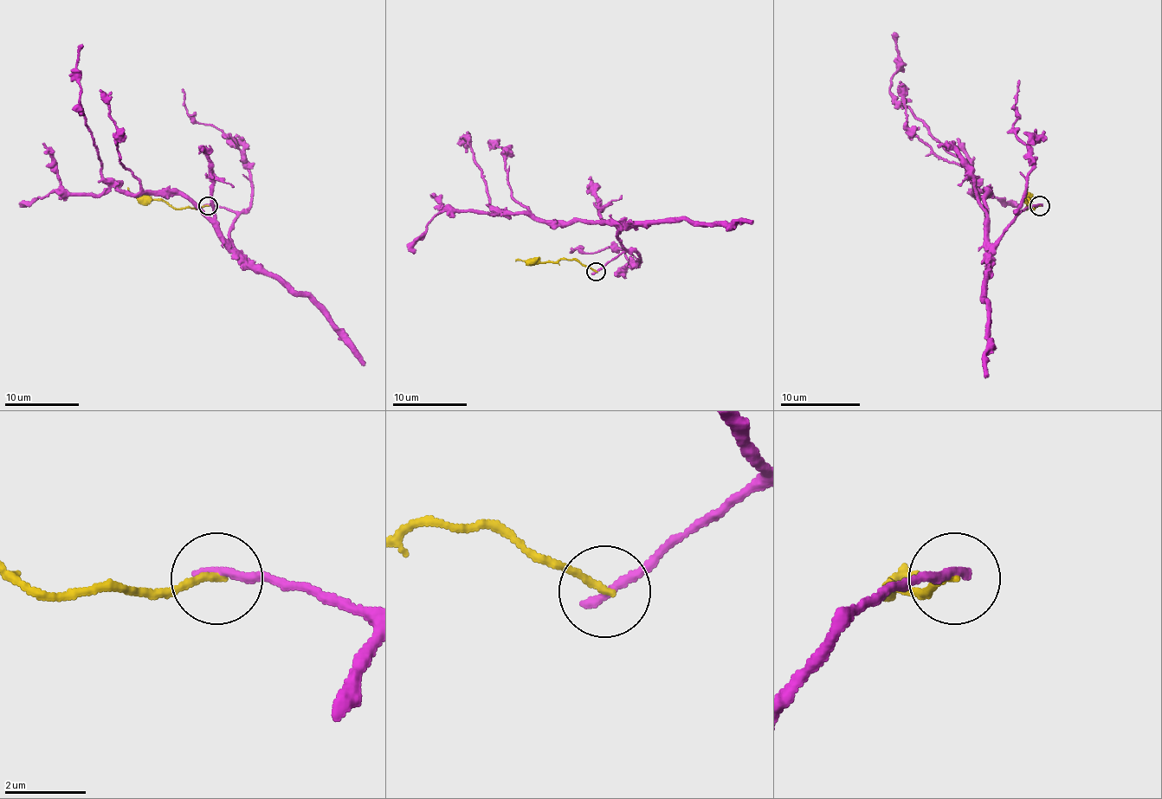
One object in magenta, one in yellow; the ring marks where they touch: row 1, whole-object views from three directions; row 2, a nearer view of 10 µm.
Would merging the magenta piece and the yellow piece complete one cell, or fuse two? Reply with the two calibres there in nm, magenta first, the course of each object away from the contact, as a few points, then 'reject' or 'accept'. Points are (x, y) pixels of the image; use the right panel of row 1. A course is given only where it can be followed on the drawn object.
calibres 260 and 180 nm; course magenta (1040, 204), (1028, 206), (990, 242), (985, 192), (978, 192), (968, 168), (889, 90), (898, 68), (894, 32); course yellow (1040, 206), (1026, 209), (1029, 200), (1028, 186); reject

